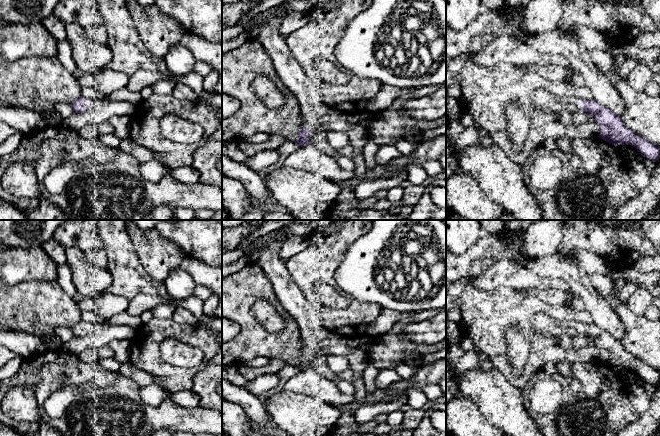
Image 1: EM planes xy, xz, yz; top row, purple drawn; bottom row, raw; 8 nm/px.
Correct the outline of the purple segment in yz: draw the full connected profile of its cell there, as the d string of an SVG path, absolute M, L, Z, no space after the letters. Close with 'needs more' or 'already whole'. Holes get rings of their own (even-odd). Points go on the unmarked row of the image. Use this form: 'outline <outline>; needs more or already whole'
outline M539 312L531 317L530 326L534 333L548 337L558 338L568 335L573 338L584 335L588 339L592 339L599 349L598 361L600 363L615 370L631 369L643 381L652 385L657 385L660 382L660 370L637 359L624 348L620 339L615 338L594 323L582 324L579 321L569 319L558 320L546 313Z; needs more

